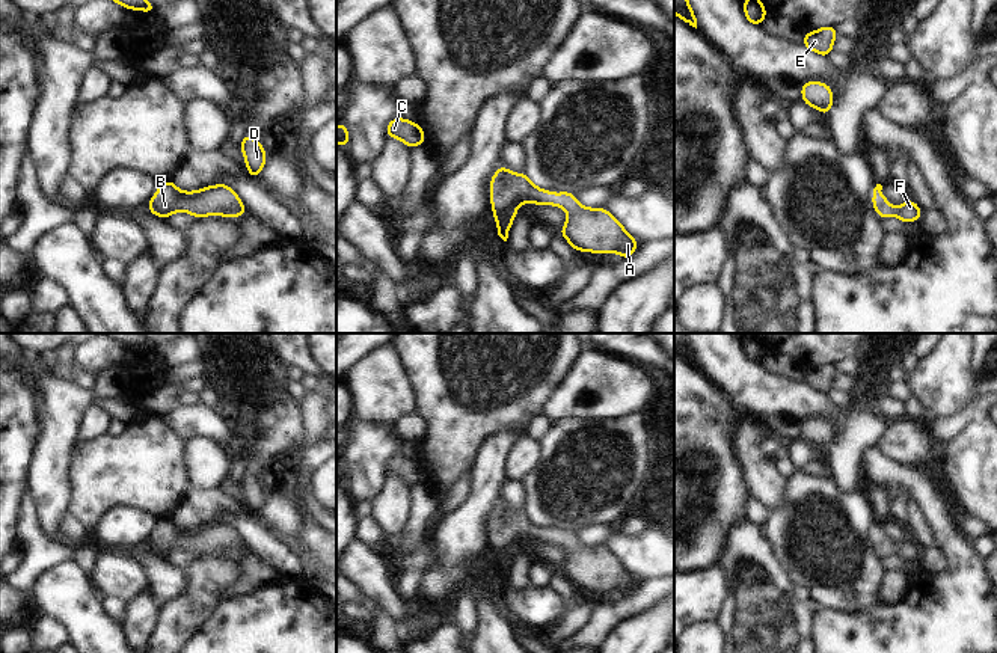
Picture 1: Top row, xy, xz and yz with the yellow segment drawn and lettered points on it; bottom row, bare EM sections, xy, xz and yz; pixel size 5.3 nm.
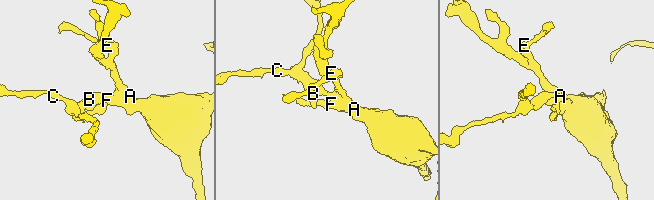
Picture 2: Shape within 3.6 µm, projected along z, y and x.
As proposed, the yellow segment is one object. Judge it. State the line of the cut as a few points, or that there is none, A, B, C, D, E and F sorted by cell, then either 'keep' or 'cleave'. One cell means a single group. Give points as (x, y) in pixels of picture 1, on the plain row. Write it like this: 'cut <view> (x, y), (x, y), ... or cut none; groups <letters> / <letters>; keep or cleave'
cut none; groups A B C D E F; keep

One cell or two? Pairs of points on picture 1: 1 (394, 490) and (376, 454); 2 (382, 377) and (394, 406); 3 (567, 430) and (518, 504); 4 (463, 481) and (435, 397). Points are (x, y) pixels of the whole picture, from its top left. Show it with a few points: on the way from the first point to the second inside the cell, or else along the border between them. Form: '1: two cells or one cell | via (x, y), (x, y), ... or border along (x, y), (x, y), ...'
1: two cells | border along (388, 477), (386, 487), (376, 499)
2: one cell | via (382, 385), (391, 398)
3: two cells | border along (522, 483), (527, 492), (527, 508)
4: two cells | border along (471, 468), (457, 480), (441, 504)

